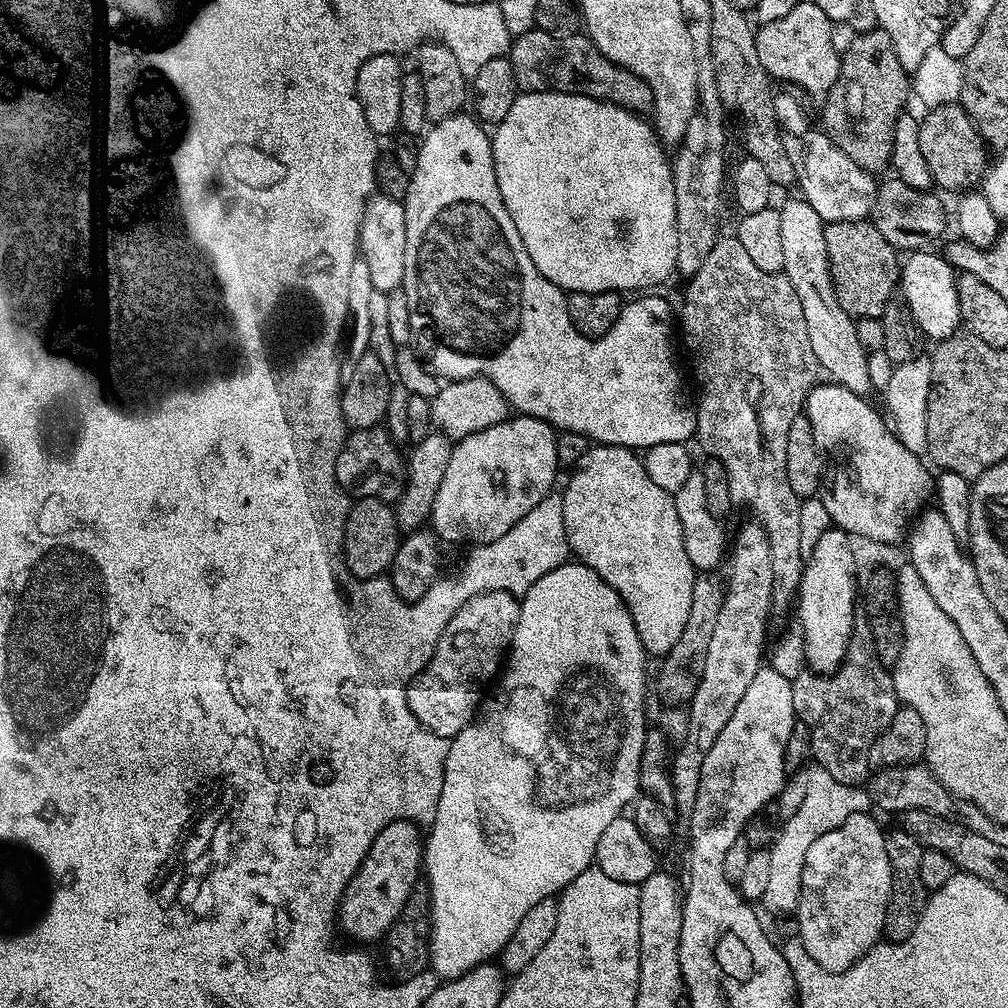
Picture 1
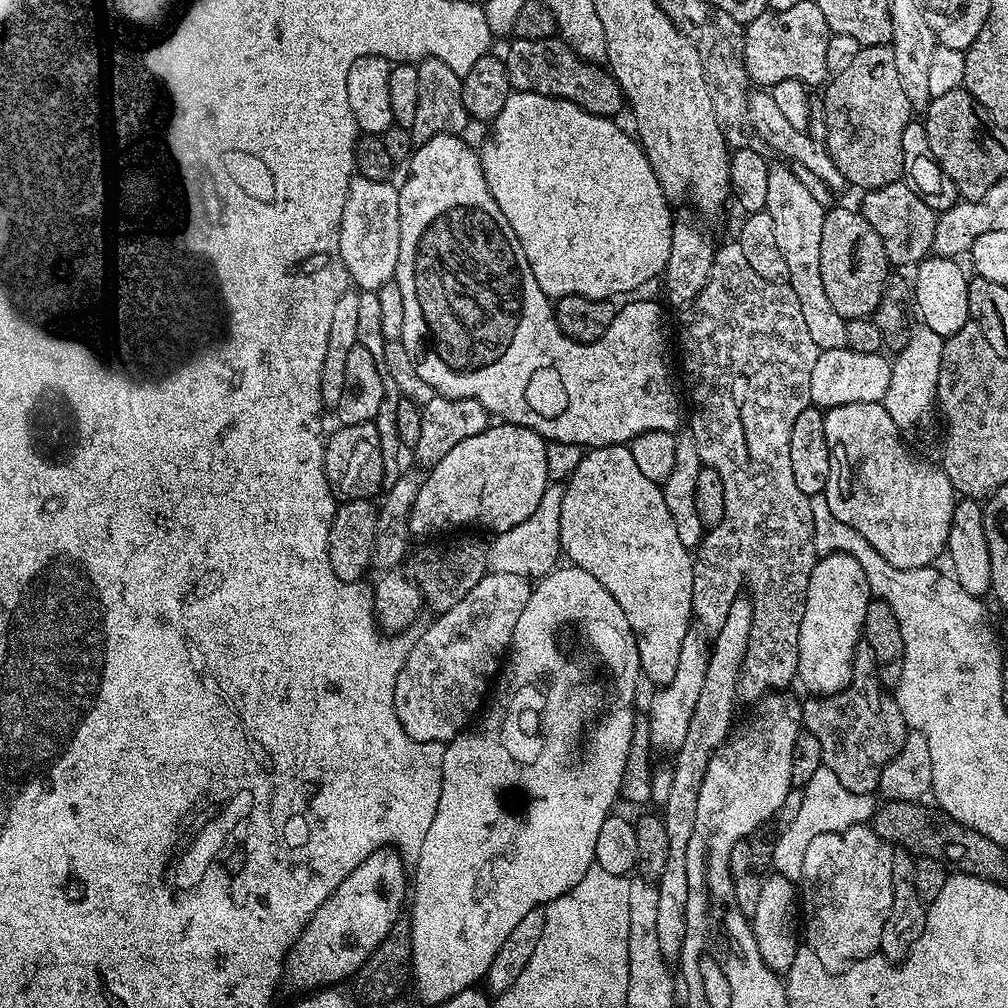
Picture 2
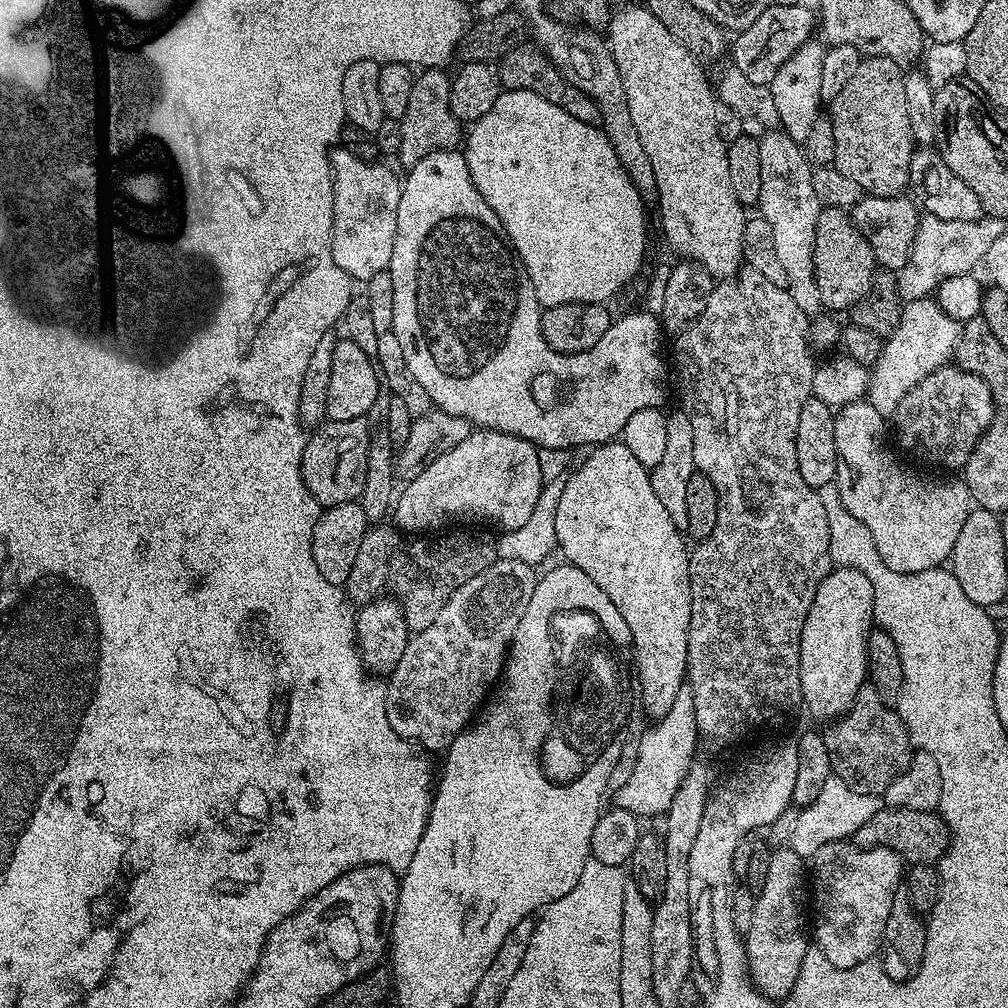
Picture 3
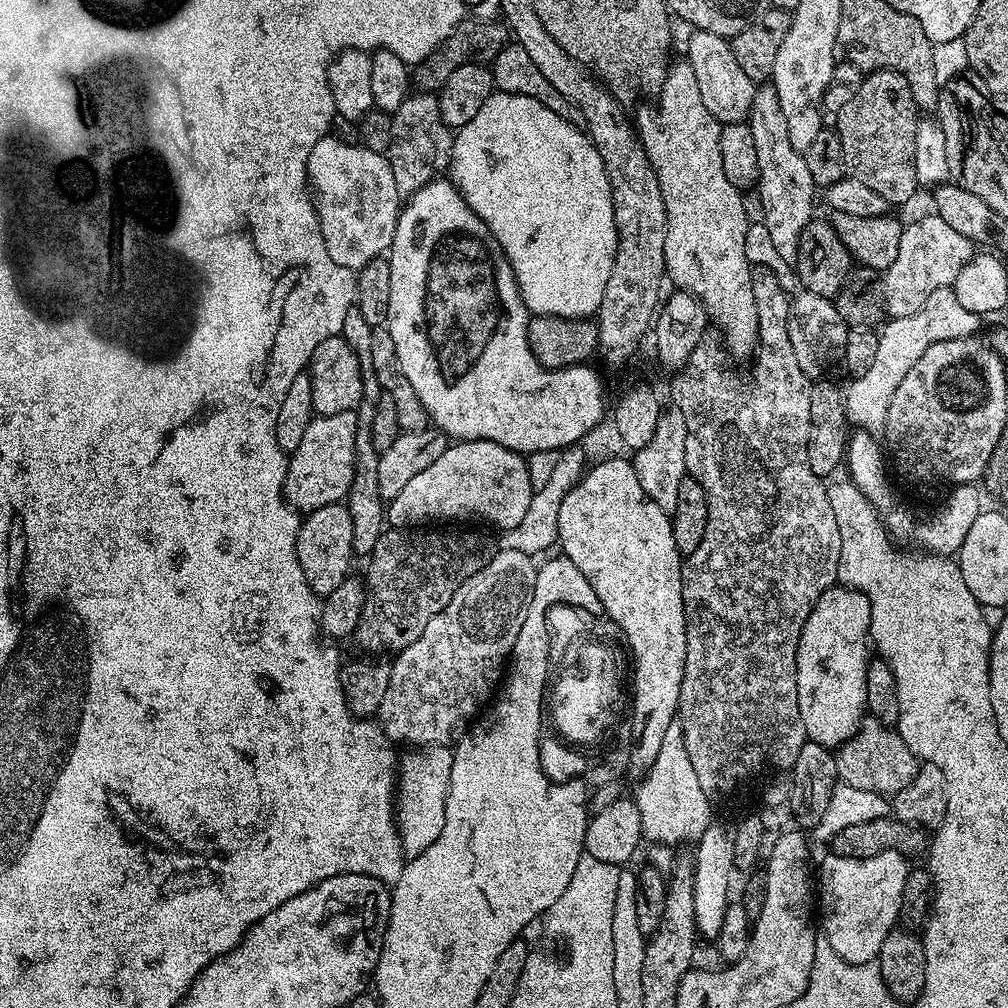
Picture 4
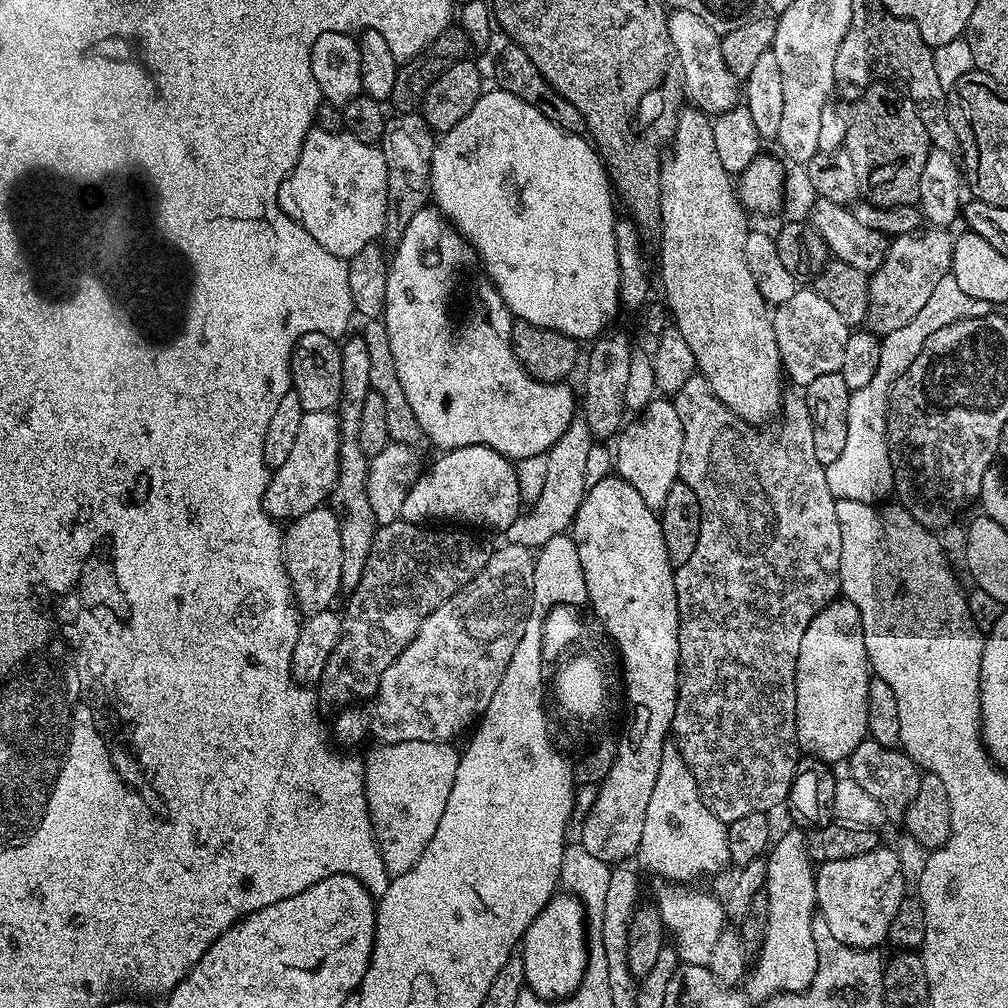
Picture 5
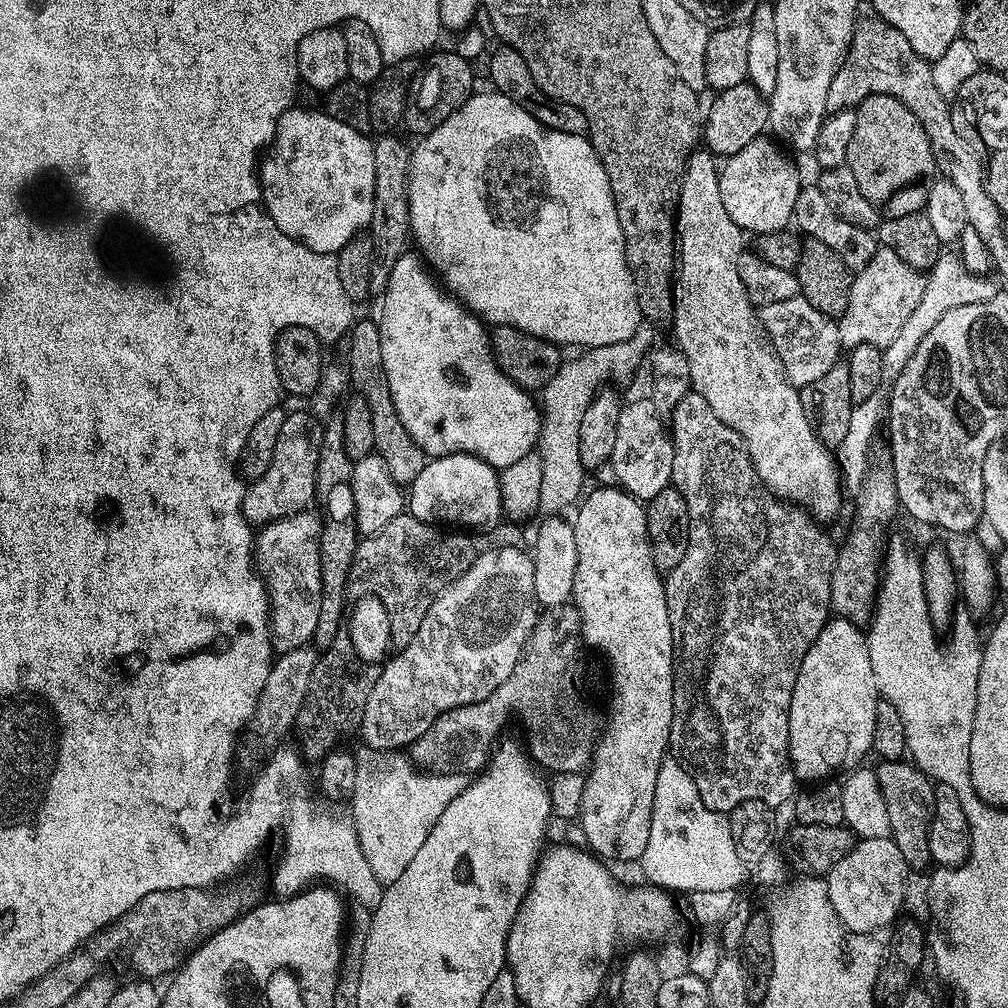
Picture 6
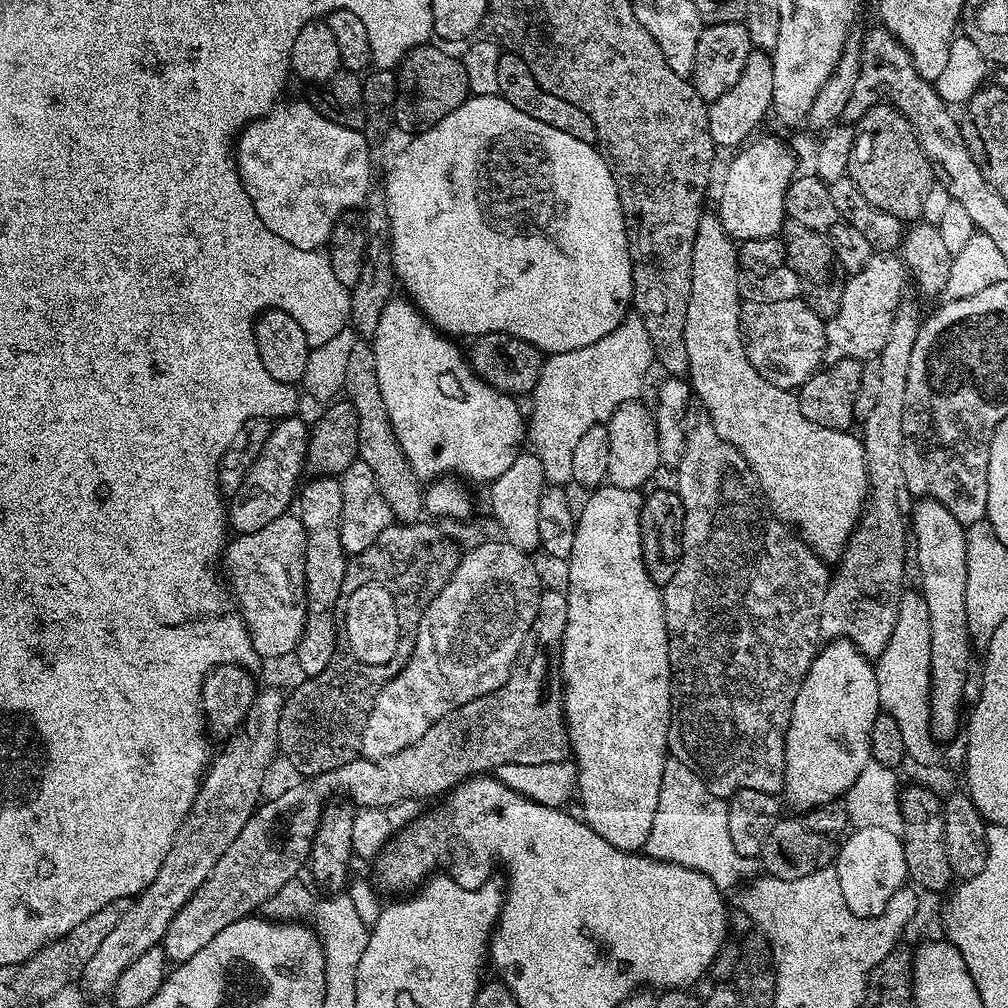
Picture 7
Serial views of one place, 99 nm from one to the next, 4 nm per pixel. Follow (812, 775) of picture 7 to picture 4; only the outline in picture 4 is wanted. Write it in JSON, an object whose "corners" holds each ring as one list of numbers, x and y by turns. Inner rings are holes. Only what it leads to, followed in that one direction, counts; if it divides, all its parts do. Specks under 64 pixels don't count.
{"corners":[[833,586,825,590,822,598,814,602,806,626,798,638,796,655,796,685,798,686,798,710,802,714,804,735,813,744,837,749,860,729,866,716,866,670,870,659,870,598,857,588]]}

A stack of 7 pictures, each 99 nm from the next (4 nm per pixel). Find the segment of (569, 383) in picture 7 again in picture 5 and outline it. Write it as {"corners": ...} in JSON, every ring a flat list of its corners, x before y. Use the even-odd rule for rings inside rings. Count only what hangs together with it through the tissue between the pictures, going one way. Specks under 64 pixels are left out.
{"corners":[[583,418,573,420,566,434,562,434,562,438,558,438,558,442,554,442,552,449,546,453,548,461,542,495,538,502,521,511,516,520,510,522,506,530,507,543,538,550,546,542,550,542,550,538,563,536,571,529,572,520,578,514,578,506,590,487,588,459,592,456,592,444,594,445,592,431]]}

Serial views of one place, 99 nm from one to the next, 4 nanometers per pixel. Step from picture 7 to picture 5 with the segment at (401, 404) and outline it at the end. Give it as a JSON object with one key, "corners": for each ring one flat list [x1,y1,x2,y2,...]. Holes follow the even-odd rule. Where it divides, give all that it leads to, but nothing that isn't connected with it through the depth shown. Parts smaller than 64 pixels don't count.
{"corners":[[426,206,410,218,410,226,406,226,393,252,382,319,386,334,390,334,398,382,402,382,402,391,410,402,410,410,414,410,414,418,418,418,418,426,422,426,427,443,437,444,440,450,486,446,513,462,549,452,577,419,577,393,575,396,567,383,547,384,526,374,512,349,512,311,482,271,476,249,441,212]]}

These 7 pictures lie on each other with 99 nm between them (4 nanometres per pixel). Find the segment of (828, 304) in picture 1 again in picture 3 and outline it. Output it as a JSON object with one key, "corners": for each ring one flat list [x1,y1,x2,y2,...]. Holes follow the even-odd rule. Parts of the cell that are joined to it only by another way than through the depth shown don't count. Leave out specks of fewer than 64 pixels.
{"corners":[[782,130,768,132,759,137,760,159,762,165,762,194,758,205,759,215,770,222,770,231,774,234,774,254,778,254,778,262,786,274,786,288,790,298,794,298,798,310,802,310,809,318,815,317,821,311,818,282,814,282,814,230,818,230,818,214,821,202,814,192,813,166,808,163,805,151,801,145,794,142]]}

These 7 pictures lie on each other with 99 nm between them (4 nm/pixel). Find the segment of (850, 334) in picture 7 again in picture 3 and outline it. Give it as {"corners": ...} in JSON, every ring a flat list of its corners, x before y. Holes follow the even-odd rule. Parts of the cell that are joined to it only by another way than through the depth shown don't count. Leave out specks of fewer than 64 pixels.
{"corners":[[925,215,921,219,910,258,906,266,896,273,901,297,905,301,931,297,944,280,966,275,976,270,974,268,981,267,994,238,998,238,1005,230,1005,221,1000,218,946,222,946,218]]}

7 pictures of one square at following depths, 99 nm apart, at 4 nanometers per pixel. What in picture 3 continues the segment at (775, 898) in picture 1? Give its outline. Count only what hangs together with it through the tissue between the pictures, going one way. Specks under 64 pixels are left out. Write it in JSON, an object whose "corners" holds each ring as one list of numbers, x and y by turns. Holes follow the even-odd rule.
{"corners":[[832,775,826,778,826,786,822,786,818,798,814,798,814,802,805,804,799,809,798,823,787,847,799,856,814,857,818,854,818,850,822,850,822,846,839,840,847,841,865,822,870,822,874,814,878,814,881,806,881,797,874,794,857,794,854,790,850,790,846,782,842,782,842,778]]}

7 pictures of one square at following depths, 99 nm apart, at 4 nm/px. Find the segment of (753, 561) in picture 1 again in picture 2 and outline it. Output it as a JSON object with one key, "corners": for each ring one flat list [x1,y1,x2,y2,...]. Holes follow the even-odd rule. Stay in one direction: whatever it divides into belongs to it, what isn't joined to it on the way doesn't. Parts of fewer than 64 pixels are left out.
{"corners":[[737,599,732,612,722,622,714,636,706,666,706,679,702,681,702,691,698,693,698,703,694,706,694,715,690,718,690,730,680,748,675,749,676,765,672,768,672,781,668,784,668,797,664,800,662,815,666,826,666,835,670,850,666,866,656,884,658,890,658,946,669,962,680,959,682,942,686,938,686,846,690,834,694,834,694,817,698,815,698,794,702,790,702,778,706,778,706,766,718,750,718,746,727,740,734,728,732,715,736,712,736,688,741,687,740,674,744,667,744,655,748,649,748,638,752,629,752,606,747,599]]}

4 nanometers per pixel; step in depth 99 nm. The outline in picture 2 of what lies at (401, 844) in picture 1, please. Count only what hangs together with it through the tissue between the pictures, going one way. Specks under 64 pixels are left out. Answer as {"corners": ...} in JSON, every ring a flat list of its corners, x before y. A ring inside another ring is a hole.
{"corners":[[379,848,362,862,362,866,357,866,355,870,350,870,347,878,342,878,342,886,338,886,318,910,312,912,310,922,302,930,302,934,292,943,292,948,288,952,286,961,286,980,300,990,323,990,329,986,340,986,340,983,351,981,362,962,370,958,370,954,390,934,396,920,401,919,400,907,405,907,406,897,410,892,410,876,404,873,405,857,397,849]]}

